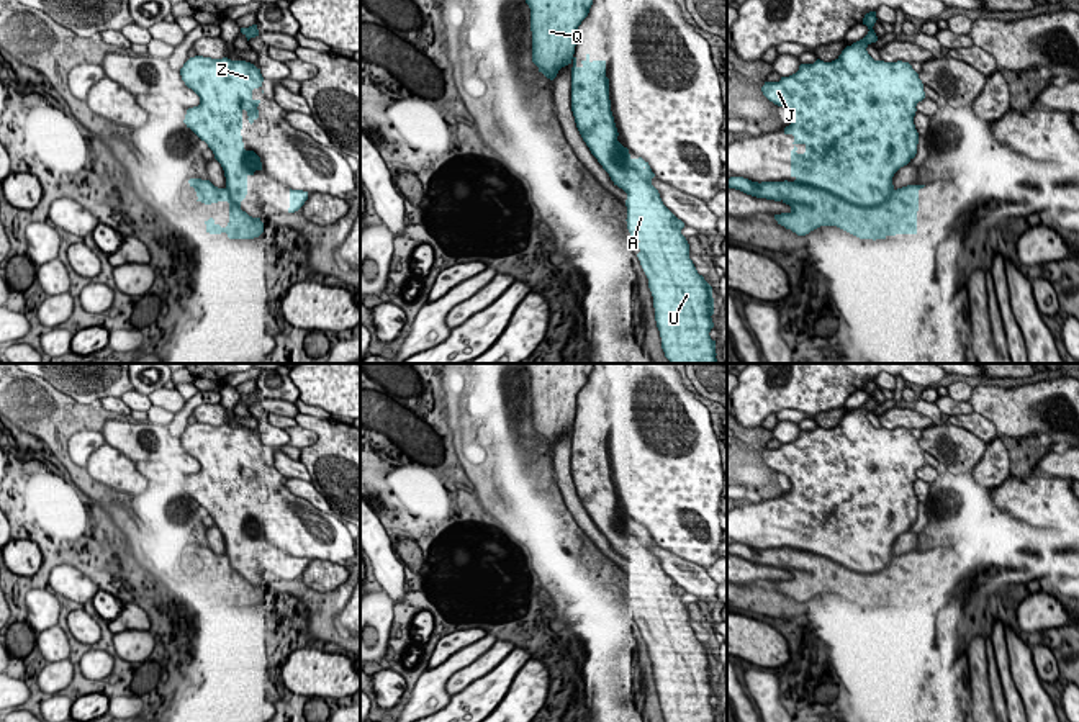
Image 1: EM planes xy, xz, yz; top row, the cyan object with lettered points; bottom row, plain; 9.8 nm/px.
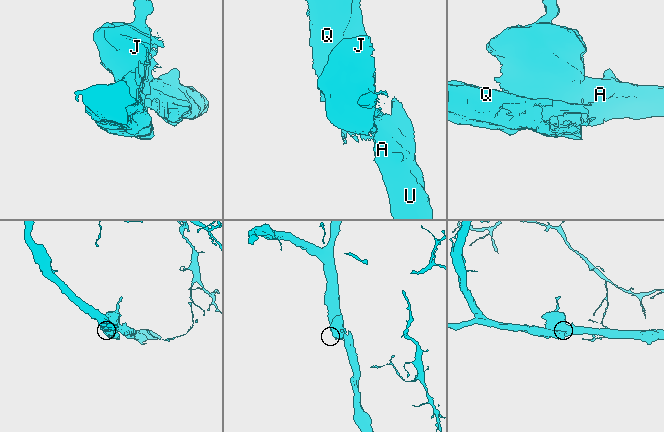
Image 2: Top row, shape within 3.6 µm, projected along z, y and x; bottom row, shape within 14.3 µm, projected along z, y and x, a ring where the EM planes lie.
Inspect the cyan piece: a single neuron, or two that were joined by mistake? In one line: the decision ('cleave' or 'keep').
cleave

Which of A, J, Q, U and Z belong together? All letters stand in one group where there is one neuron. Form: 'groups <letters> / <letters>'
groups A Q U / J Z

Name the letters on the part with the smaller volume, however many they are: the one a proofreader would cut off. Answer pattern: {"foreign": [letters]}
{"foreign": ["J", "Z"]}

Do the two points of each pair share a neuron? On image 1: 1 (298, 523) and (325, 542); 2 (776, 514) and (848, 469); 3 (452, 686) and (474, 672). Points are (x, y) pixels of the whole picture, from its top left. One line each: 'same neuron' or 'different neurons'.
1: same neuron
2: same neuron
3: same neuron

